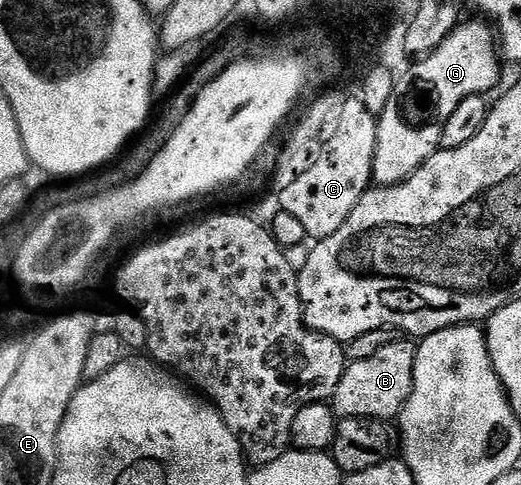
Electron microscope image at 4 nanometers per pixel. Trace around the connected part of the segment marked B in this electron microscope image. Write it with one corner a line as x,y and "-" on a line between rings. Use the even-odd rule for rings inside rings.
398,338
391,346
383,346
371,358
354,360
348,365
335,390
331,407
338,417
367,418
393,422
400,417
405,403
413,397
413,375
417,344
409,338

